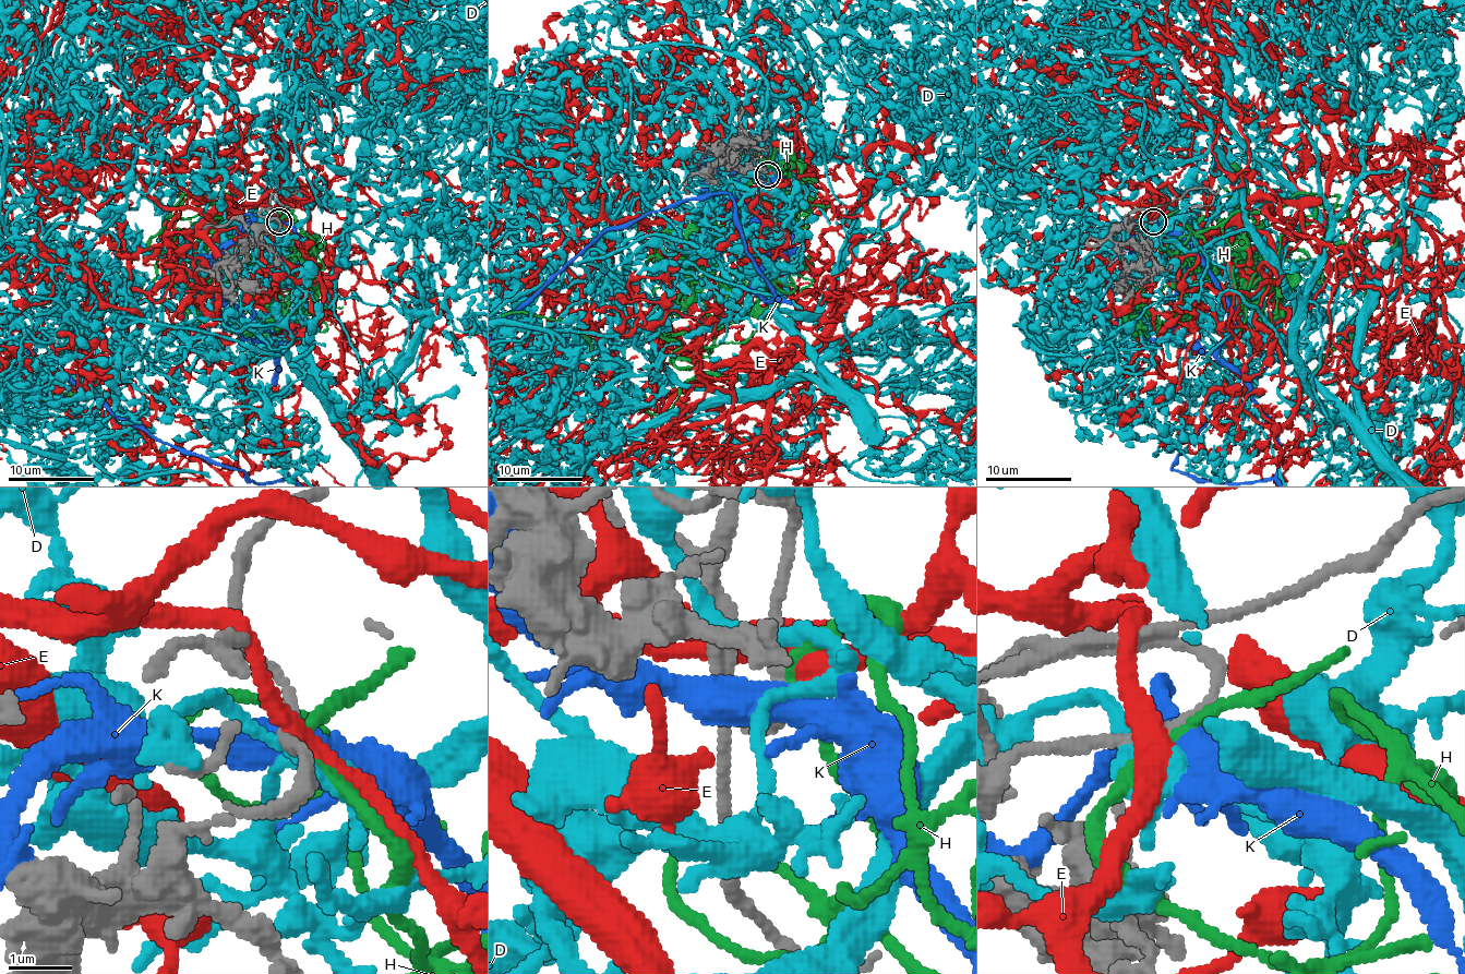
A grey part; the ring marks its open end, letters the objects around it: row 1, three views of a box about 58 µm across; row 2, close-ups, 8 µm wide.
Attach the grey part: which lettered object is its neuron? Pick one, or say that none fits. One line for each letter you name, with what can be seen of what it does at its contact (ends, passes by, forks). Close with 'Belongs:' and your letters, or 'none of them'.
H: it passes by
Belongs: H

